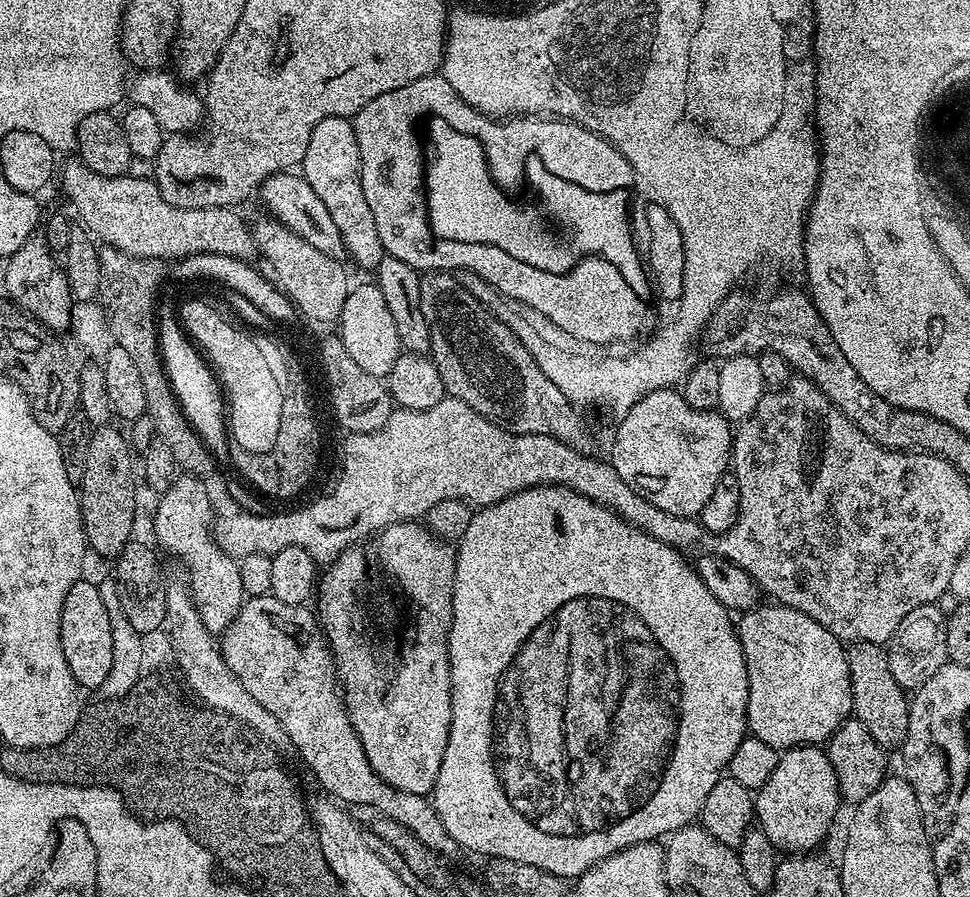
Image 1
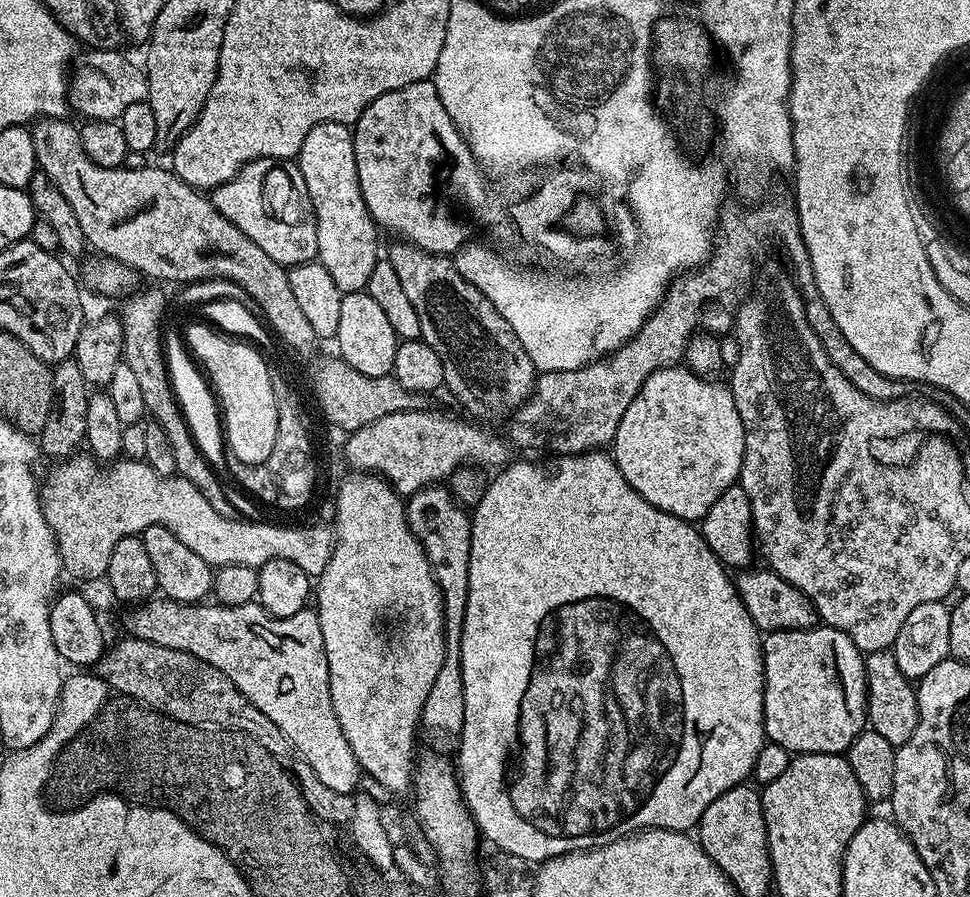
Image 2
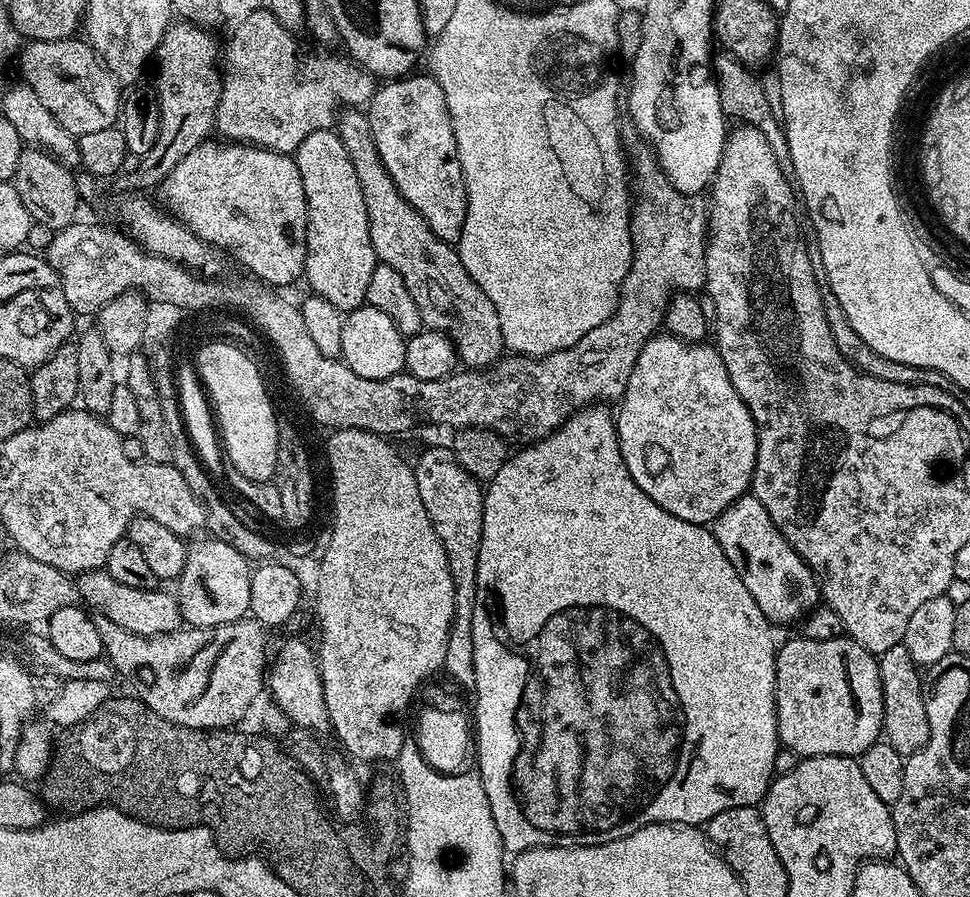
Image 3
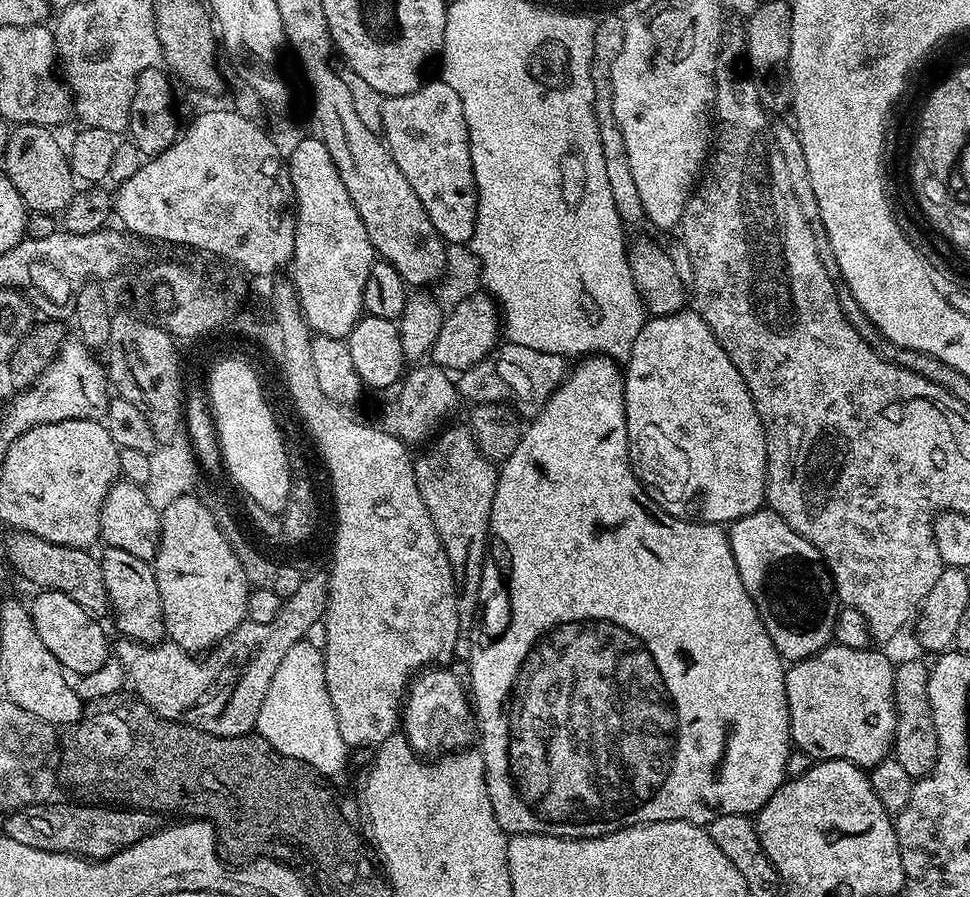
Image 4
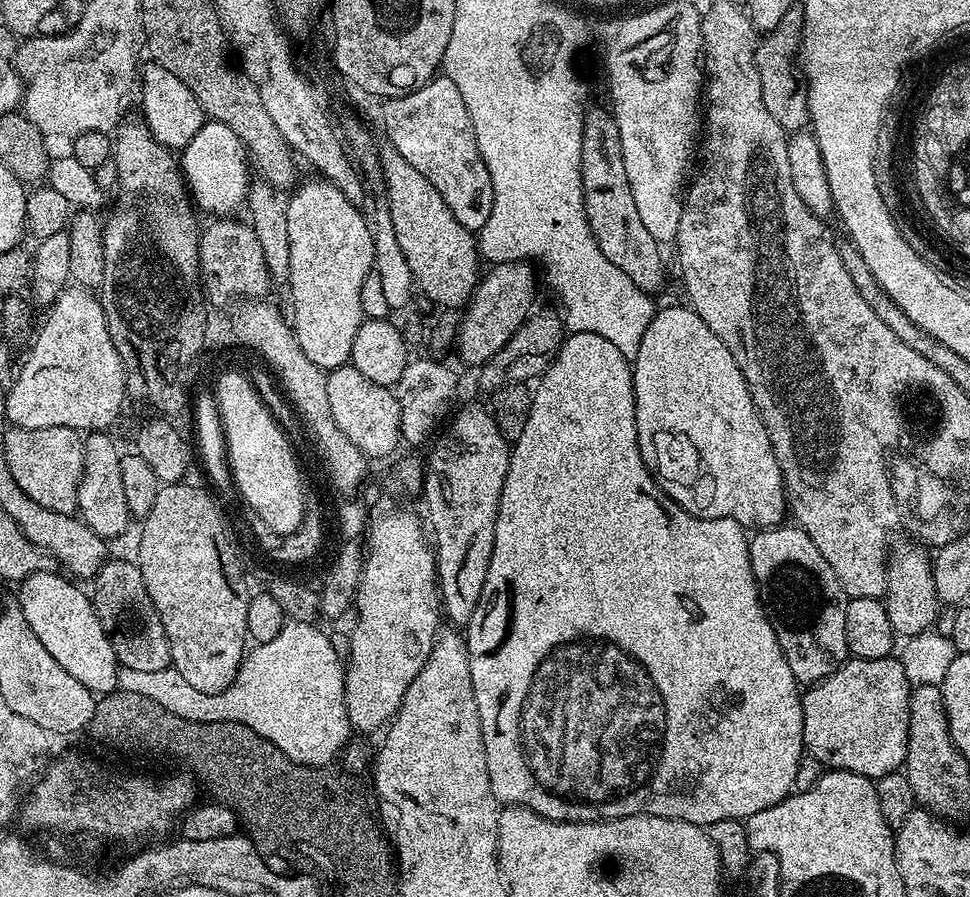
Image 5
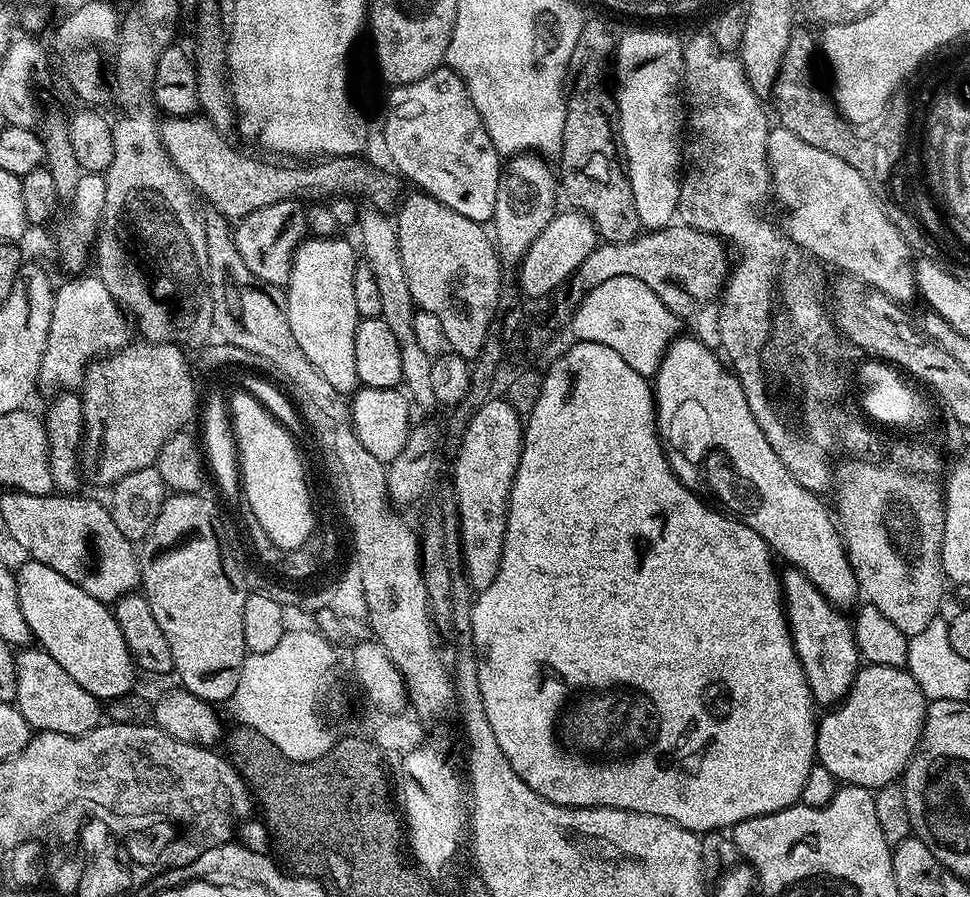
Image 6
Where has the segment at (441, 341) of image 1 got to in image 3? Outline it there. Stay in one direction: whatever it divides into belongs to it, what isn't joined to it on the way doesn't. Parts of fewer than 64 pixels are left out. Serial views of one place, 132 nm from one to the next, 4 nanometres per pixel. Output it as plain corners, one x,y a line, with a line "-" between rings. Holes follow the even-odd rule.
348,106
337,115
334,131
339,136
342,146
346,146
346,154
350,154
350,162
354,162
354,174
358,174
358,182
362,186
362,198
366,202
366,218
370,222
370,242
374,246
374,254
379,263
391,266
402,274
402,282
406,282
406,290
414,298
414,303
422,314
424,328
442,332
449,336
456,345
456,354
459,363
468,370
483,370
492,367
497,360
505,355
506,349
502,338
502,326
498,322
498,310
494,310
494,302
482,294
482,286
466,274
466,266
462,266
459,251
453,245
447,244
402,198
398,186
394,186
394,178
386,170
378,148
374,146
374,134
370,134
370,122
363,111

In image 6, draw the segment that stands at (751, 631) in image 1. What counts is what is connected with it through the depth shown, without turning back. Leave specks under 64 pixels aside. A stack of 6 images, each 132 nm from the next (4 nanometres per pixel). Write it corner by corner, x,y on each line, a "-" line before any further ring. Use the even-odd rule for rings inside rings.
865,663
843,701
819,717
816,759
841,784
875,790
903,777
924,729
926,697
907,667

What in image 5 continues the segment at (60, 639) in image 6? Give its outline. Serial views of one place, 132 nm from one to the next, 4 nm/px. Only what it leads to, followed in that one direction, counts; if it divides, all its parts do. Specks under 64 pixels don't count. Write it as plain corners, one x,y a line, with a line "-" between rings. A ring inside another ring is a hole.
59,571
30,574
30,578
19,585
22,613
54,661
71,677
93,694
117,691
121,667
116,660
114,646
110,646
110,638
106,630
102,630
102,622
98,622
89,593
71,582
76,583

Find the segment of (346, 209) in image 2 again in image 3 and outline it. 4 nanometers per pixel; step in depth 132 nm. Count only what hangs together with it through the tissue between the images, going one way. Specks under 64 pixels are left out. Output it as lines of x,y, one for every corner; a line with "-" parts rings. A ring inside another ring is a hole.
319,128
310,138
298,146
294,153
298,174
302,174
302,186
308,203
308,237
306,238
306,262
303,279
315,295
326,298
341,313
361,307
366,301
366,286
370,286
370,274
378,263
374,246
370,242
370,222
366,218
366,202
362,198
362,186
358,174
354,174
354,162
346,154
335,131

